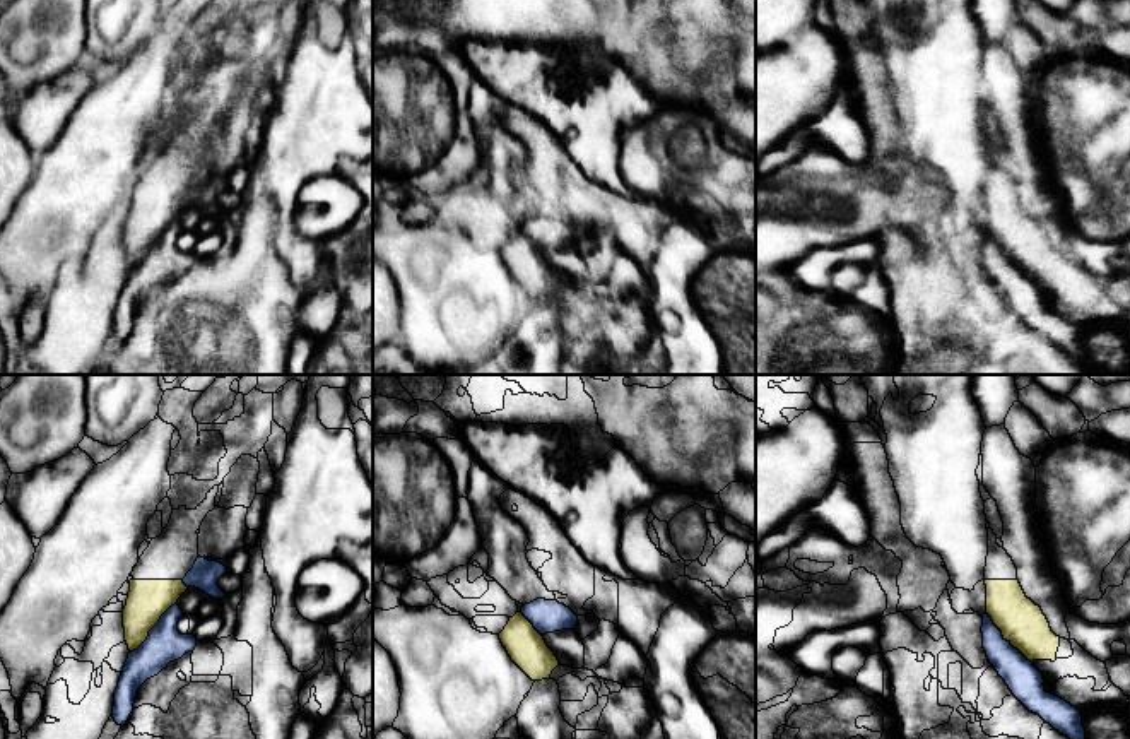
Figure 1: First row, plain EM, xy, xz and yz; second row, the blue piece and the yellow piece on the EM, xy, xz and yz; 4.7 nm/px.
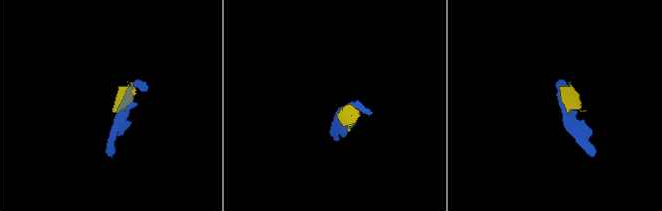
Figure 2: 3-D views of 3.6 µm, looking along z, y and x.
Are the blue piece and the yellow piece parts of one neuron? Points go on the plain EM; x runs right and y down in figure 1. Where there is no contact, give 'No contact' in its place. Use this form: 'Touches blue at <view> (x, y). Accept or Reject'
Touches blue at xy (153, 245). Reject

